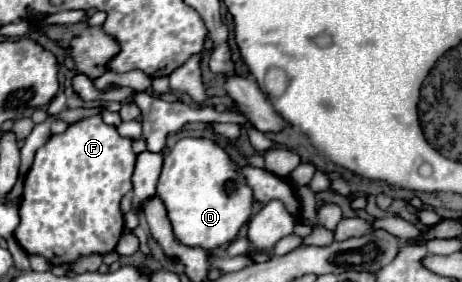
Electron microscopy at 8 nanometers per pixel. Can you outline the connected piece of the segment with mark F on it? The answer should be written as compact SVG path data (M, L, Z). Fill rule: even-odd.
M92 115L78 123L72 123L64 133L52 135L46 145L36 151L34 165L24 181L24 195L20 203L20 225L16 239L26 253L44 255L52 265L72 263L82 255L104 255L114 251L122 229L124 217L120 211L120 199L132 189L132 171L136 153L132 151L132 139L122 137L116 127L106 125L102 115Z

